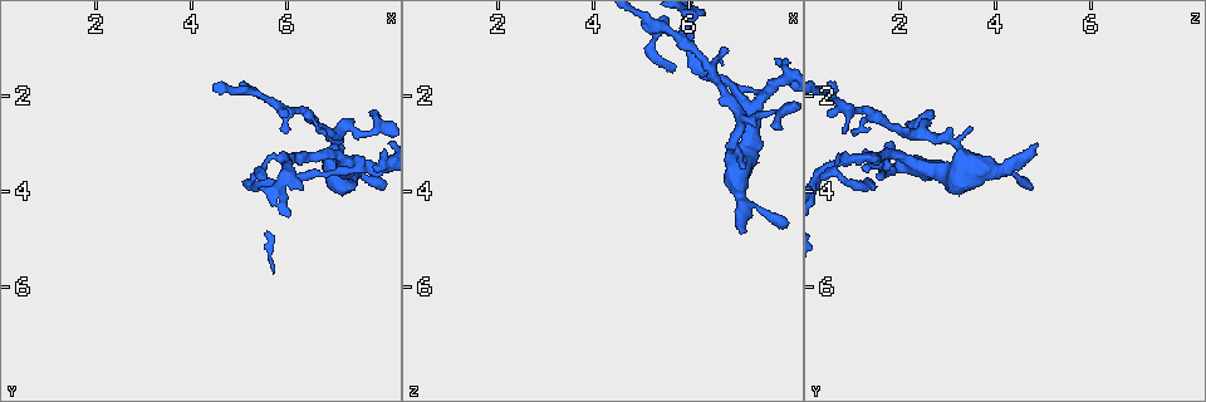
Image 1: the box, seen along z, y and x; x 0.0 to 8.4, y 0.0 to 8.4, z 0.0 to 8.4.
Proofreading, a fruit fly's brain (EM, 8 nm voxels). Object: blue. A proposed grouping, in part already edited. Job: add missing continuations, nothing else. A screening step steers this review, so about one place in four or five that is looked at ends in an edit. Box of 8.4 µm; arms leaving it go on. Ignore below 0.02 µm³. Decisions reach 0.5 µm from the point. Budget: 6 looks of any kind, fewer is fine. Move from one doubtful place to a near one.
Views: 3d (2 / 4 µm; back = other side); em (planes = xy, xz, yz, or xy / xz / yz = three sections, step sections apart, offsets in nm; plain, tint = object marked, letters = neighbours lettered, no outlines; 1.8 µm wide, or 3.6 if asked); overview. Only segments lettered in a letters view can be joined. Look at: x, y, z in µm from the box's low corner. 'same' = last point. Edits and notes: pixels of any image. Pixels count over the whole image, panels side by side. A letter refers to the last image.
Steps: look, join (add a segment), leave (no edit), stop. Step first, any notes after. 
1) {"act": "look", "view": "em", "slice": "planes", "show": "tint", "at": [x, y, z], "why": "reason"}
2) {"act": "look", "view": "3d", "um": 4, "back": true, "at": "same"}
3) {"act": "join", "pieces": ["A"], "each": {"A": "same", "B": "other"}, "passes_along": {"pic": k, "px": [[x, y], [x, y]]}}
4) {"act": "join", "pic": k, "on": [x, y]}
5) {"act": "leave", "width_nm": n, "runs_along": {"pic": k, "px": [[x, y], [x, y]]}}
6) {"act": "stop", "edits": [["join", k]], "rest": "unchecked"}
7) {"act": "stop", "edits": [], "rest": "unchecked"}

{"act": "look", "view": "em", "slice": "planes", "show": "letters", "at": [7.10, 3.05, 4.85], "why": "free end"}

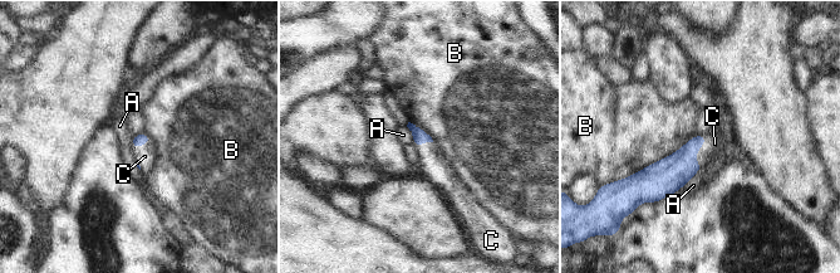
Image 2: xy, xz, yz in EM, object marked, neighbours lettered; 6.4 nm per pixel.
{"act": "join", "pieces": ["C"], "each": {"A": "other", "B": "other", "C": "same"}, "found": "the neuron continues"}

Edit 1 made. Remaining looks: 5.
{"act": "look", "view": "em", "slice": "xy", "step": 4, "show": "letters", "at": [7.85, 2.35, 2.70], "why": "thin end"}

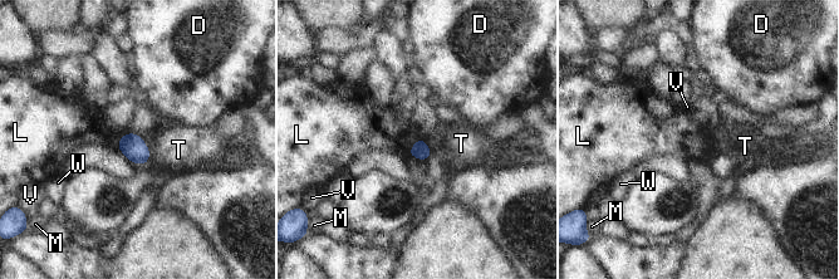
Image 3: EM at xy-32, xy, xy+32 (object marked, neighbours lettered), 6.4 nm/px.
{"act": "look", "view": "em", "slice": "yz", "step": 4, "show": "letters", "at": "same", "why": "another direction"}

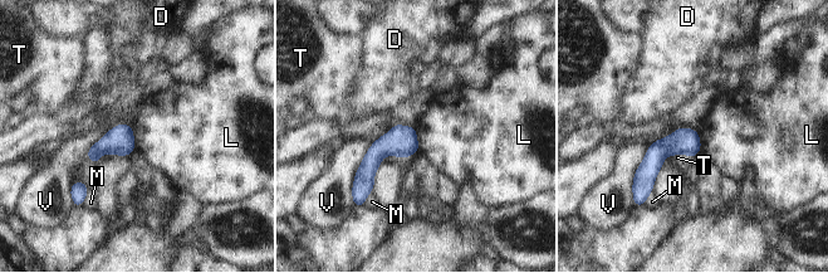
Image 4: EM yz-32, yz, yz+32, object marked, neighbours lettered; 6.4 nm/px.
{"act": "leave", "each": {"D": "other", "L": "other", "M": "other", "T": "other", "V": "other"}, "runs_along": {"pic": 4, "px": [[694, 132], [670, 145], [642, 183]]}, "found": "no lettered segment goes on from it"}

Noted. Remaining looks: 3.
{"act": "look", "view": "3d", "um": 2, "at": [5.95, 2.85, 0.80], "why": "free end"}

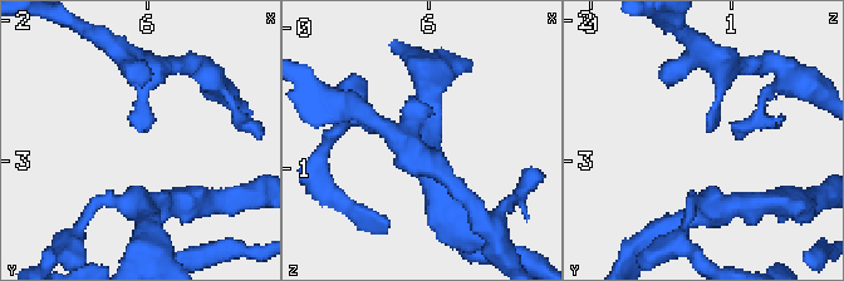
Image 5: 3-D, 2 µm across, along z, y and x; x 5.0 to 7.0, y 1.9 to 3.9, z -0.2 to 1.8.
{"act": "look", "view": "em", "slice": "planes", "show": "letters", "at": [5.96, 2.80, 0.86]}

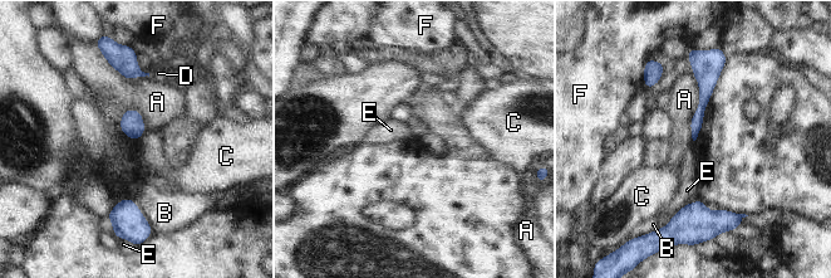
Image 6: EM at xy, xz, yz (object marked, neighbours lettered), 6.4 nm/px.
{"act": "leave", "width_nm": 80, "each": {"A": "other", "B": "other", "C": "other", "D": "other", "E": "other", "F": "other"}, "runs_along": {"pic": 6, "px": [[702, 66], [704, 100], [694, 133]]}, "found": "none of them fits"}

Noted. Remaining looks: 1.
{"act": "stop", "edits": [["join", 2]], "rest": "unchecked"}

